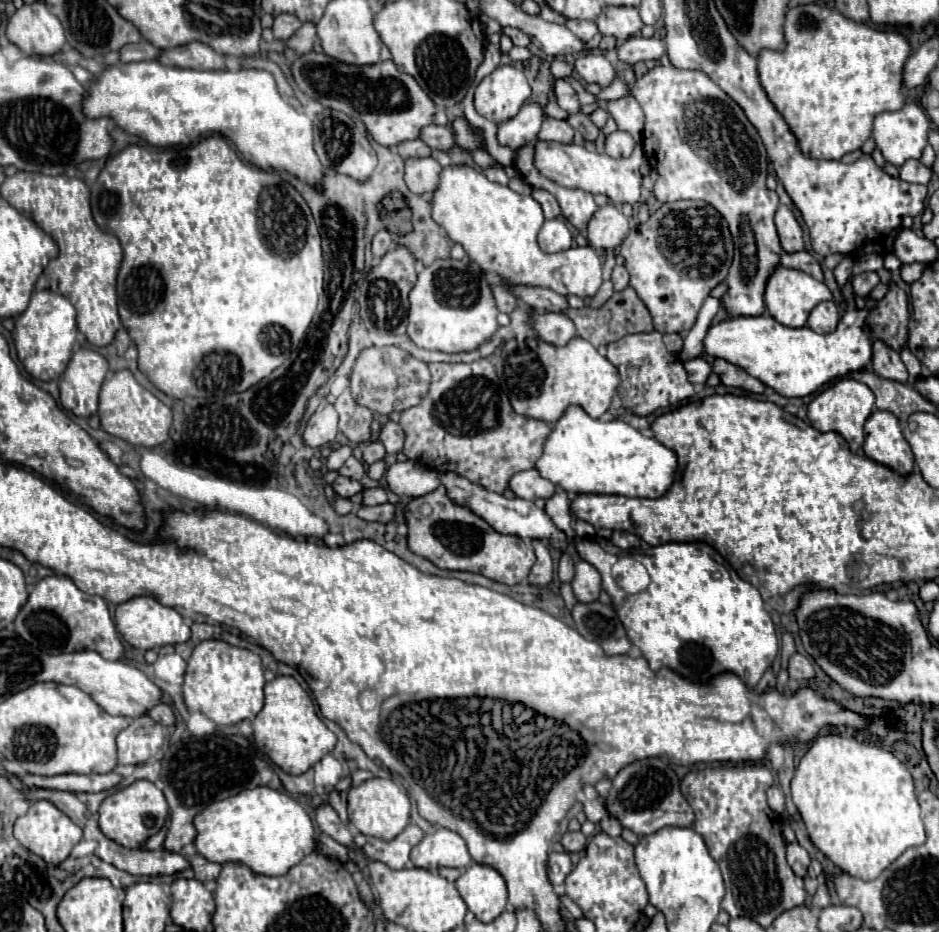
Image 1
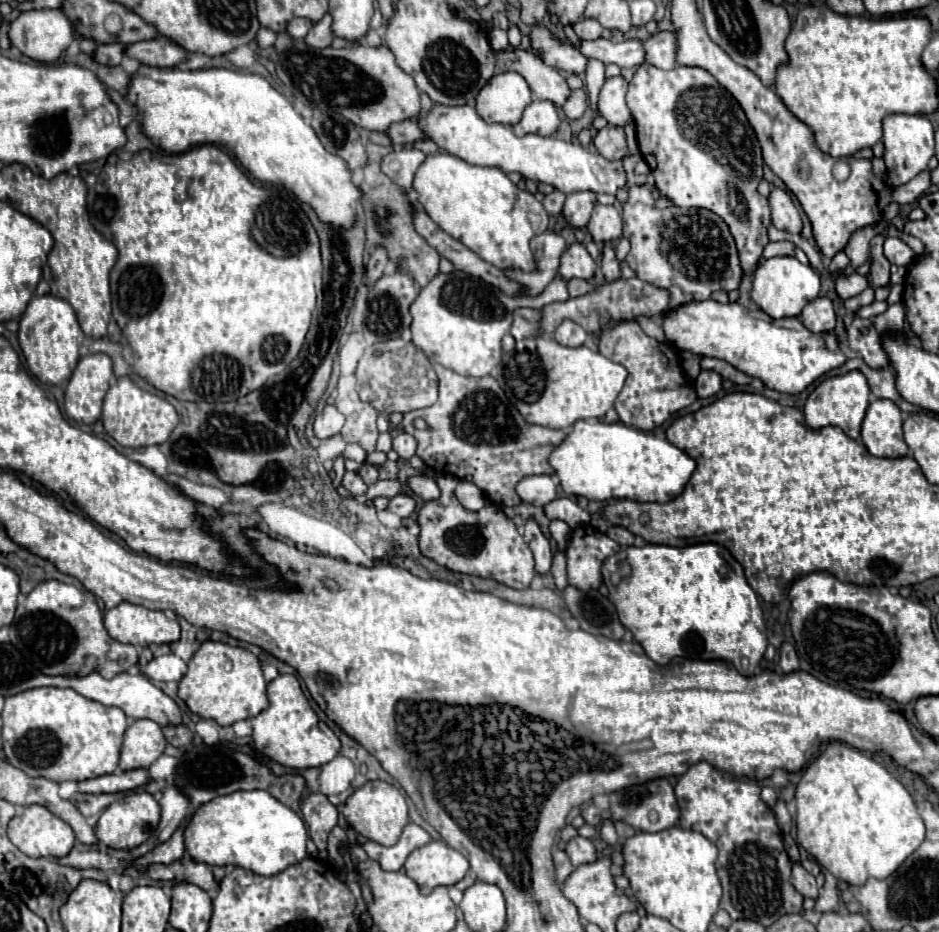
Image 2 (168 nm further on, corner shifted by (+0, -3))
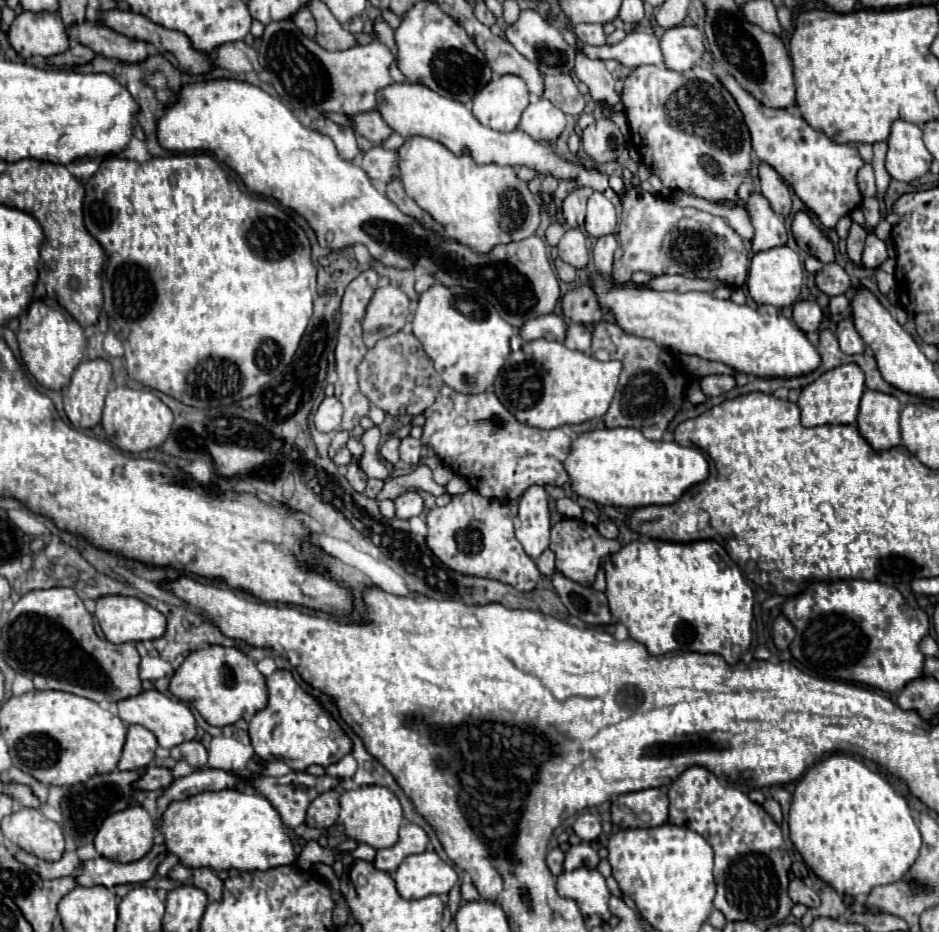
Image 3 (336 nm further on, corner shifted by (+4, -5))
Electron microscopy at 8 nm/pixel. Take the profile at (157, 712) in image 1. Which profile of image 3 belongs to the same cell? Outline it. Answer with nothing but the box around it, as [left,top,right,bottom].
[170,739,208,769]

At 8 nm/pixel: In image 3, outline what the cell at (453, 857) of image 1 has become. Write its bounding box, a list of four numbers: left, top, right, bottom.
[394,851,458,899]

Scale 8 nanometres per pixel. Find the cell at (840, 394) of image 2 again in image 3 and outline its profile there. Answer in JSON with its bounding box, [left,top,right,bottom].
[798,363,866,427]

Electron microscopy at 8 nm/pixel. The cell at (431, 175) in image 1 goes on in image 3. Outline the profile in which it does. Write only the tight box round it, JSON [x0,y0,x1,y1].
[360,147,400,183]

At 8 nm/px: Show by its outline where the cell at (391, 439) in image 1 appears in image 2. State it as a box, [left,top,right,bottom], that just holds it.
[392,433,416,459]

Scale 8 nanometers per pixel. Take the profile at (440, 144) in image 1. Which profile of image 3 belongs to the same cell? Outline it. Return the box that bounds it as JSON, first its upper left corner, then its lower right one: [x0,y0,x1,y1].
[352,111,394,145]

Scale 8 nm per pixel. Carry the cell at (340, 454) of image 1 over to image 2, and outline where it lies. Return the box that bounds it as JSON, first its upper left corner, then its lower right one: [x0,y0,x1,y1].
[344,445,368,463]

